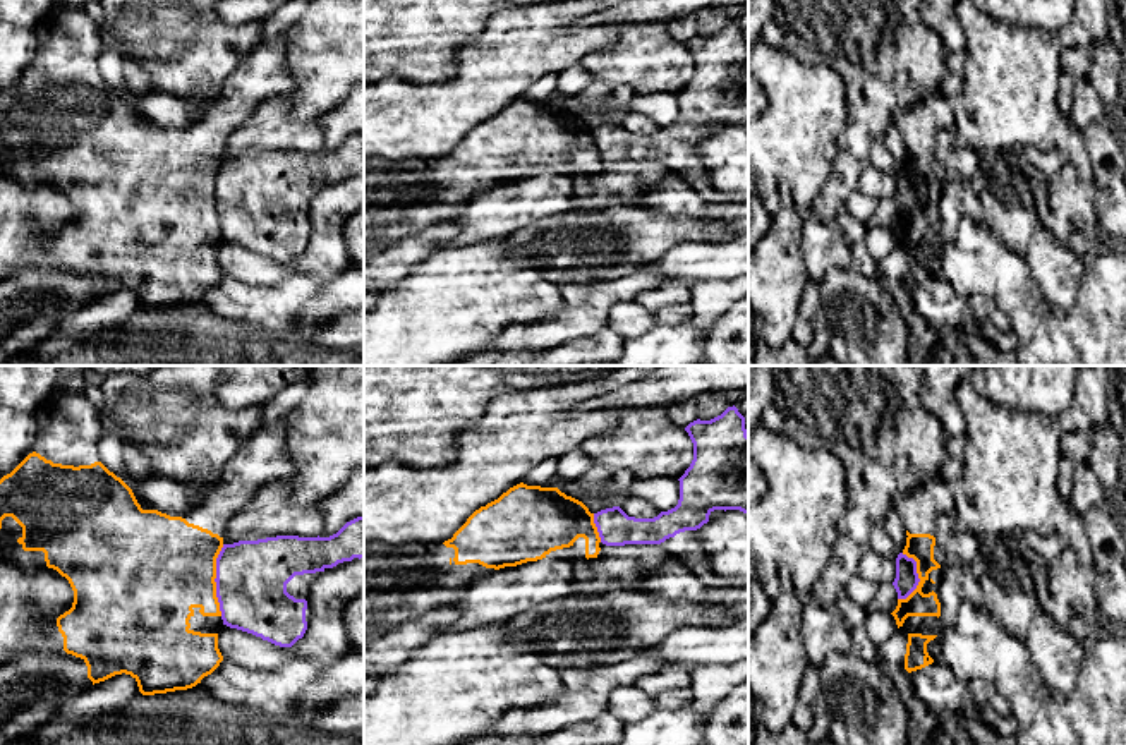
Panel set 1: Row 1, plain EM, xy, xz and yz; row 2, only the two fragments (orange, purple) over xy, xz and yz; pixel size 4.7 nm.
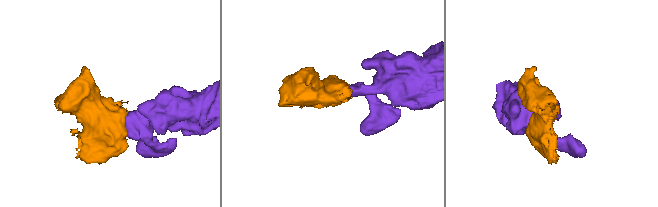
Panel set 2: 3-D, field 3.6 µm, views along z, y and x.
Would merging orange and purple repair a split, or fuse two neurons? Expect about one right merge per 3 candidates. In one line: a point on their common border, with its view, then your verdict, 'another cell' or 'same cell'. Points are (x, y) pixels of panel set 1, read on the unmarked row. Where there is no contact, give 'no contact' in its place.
contact xy (213, 196); another cell

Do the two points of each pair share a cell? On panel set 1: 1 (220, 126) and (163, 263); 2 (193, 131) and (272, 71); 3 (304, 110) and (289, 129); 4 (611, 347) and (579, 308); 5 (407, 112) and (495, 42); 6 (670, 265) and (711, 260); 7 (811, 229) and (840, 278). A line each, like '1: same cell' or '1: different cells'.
1: same cell
2: same cell
3: different cells
4: different cells
5: same cell
6: same cell
7: different cells

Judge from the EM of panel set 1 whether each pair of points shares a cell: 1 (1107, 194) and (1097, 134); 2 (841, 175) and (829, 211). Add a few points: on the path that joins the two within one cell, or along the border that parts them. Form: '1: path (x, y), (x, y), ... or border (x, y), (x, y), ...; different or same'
1: path (1107, 179), (1107, 172), (1099, 163), (1099, 150); same
2: path (840, 184), (831, 203); same

